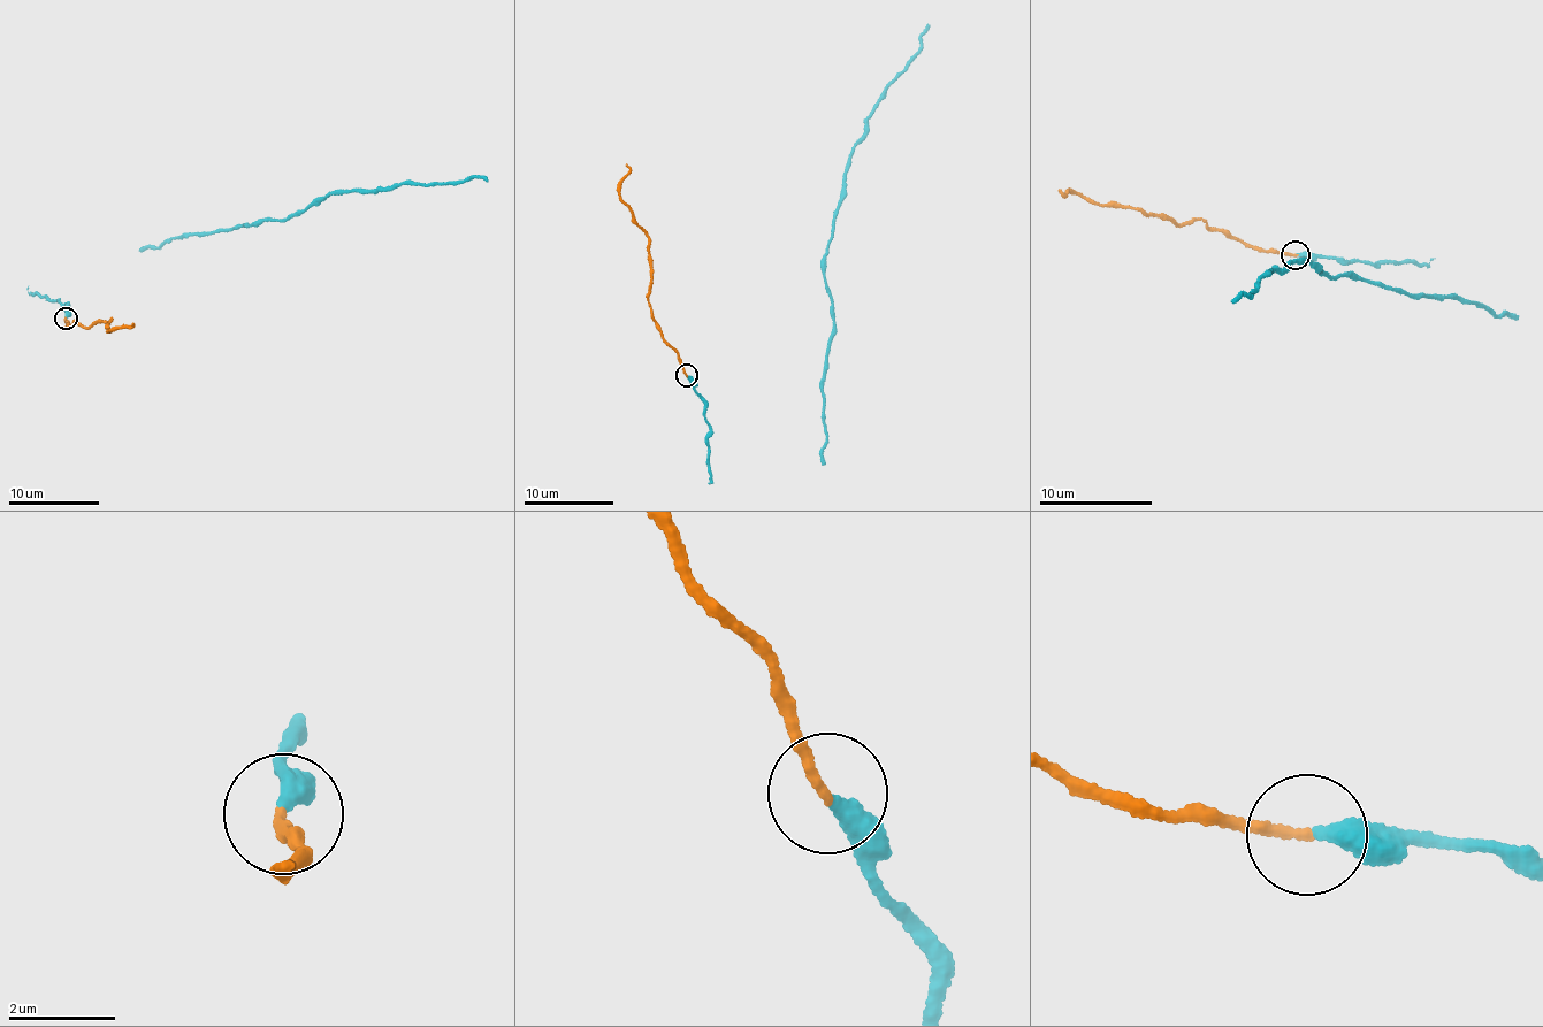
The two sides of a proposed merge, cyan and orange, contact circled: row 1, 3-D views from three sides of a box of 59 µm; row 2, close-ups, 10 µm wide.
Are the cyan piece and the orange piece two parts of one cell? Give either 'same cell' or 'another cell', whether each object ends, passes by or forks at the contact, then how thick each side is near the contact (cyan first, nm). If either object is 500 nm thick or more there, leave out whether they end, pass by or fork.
another cell; cyan ends; orange ends; calibres 360 and 190 nm

